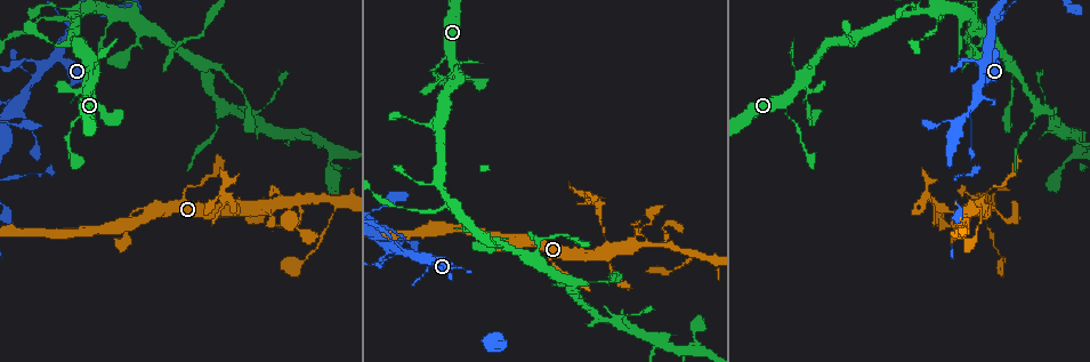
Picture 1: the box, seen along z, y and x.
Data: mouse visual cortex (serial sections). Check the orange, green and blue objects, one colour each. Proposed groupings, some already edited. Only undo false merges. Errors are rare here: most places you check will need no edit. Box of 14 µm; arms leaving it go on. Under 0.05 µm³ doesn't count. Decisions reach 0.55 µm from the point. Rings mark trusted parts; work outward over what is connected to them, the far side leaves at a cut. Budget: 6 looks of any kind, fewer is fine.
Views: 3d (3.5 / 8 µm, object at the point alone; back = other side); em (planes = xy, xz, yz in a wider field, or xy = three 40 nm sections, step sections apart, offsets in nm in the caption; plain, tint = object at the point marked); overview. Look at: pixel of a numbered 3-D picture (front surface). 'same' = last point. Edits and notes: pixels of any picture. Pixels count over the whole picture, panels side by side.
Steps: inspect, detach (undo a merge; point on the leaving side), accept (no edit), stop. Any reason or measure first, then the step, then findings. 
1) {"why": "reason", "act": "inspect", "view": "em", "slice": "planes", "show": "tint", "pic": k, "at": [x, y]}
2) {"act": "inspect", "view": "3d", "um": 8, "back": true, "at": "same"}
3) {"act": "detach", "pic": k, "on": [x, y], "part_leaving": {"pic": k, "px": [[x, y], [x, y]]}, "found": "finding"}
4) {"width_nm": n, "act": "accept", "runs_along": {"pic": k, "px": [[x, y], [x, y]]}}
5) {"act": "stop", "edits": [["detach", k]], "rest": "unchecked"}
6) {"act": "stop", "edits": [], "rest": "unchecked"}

{"why": "calibre changes", "act": "inspect", "view": "3d", "um": 3.5, "pic": 1, "at": [934, 14]}

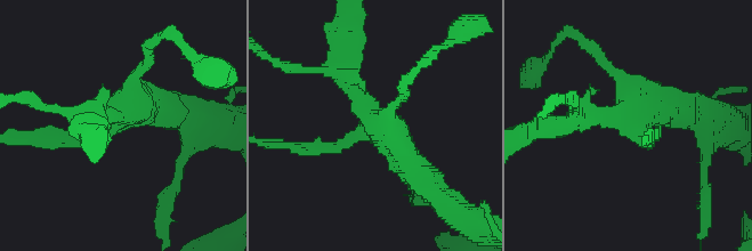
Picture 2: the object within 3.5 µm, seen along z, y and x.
{"arms": 3, "arm_widths_nm": [100, 300, 450], "act": "inspect", "view": "em", "slice": "planes", "show": "tint", "pic": 2, "at": [114, 126]}

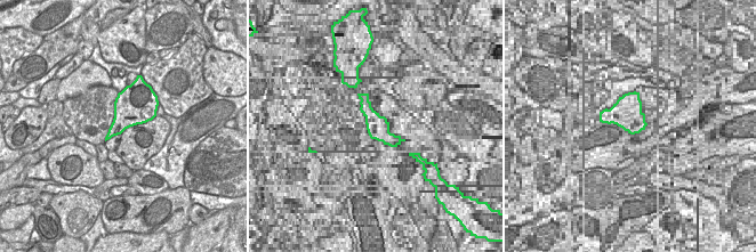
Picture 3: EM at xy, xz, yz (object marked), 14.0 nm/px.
{"act": "accept", "runs_along": {"pic": 2, "px": [[346, 64], [366, 126], [336, 148], [300, 148]]}, "found": "all the same cell"}

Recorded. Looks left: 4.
{"why": "three arms meet", "act": "inspect", "view": "3d", "um": 8, "pic": 1, "at": [43, 68]}

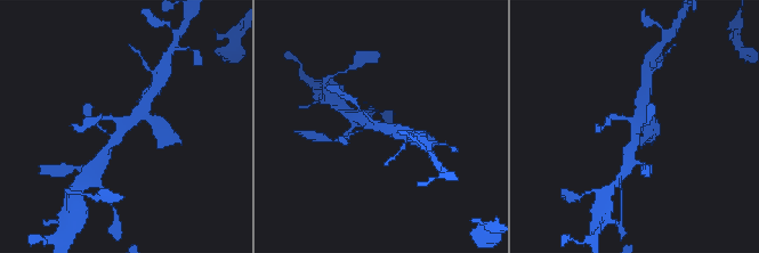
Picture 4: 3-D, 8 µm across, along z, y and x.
{"why": "shape alone is not enough", "act": "inspect", "view": "em", "slice": "xy", "step": 5, "show": "tint", "pic": 4, "at": [379, 126]}

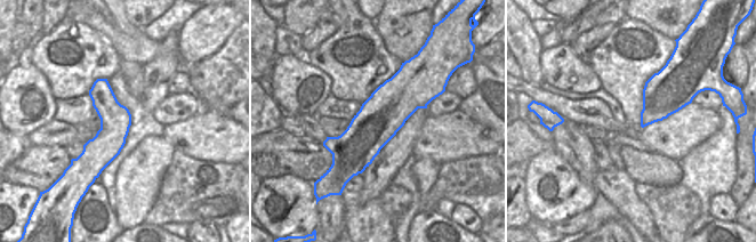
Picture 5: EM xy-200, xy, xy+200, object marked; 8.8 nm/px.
{"act": "accept", "runs_along": {"pic": 4, "px": [[151, 121], [138, 114], [104, 153]]}, "found": "one cell here"}

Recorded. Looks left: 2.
{"why": "looks like a crossing", "act": "inspect", "view": "3d", "um": 3.5, "pic": 1, "at": [381, 243]}

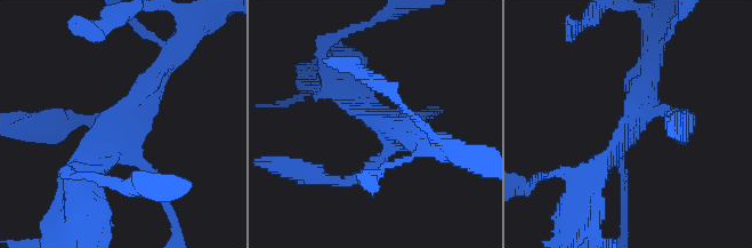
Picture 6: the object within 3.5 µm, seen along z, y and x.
{"arms": 4, "arm_widths_nm": [150, 150, 300, 300], "act": "inspect", "view": "em", "slice": "xy", "step": 1, "show": "tint", "pic": 6, "at": [628, 133]}

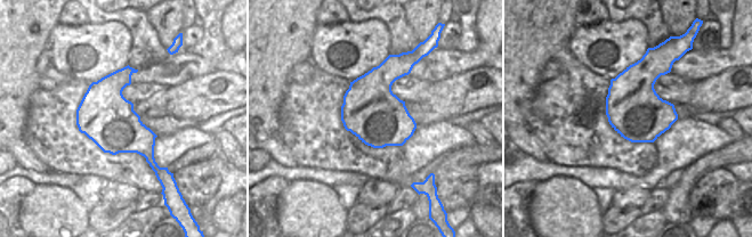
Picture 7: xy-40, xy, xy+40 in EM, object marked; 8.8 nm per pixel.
{"act": "accept", "runs_along": {"pic": 6, "px": [[160, 71], [118, 138], [69, 180]]}, "found": "continuous, no second cell"}

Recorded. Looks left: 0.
{"act": "stop", "edits": [], "rest": "unchecked"}

